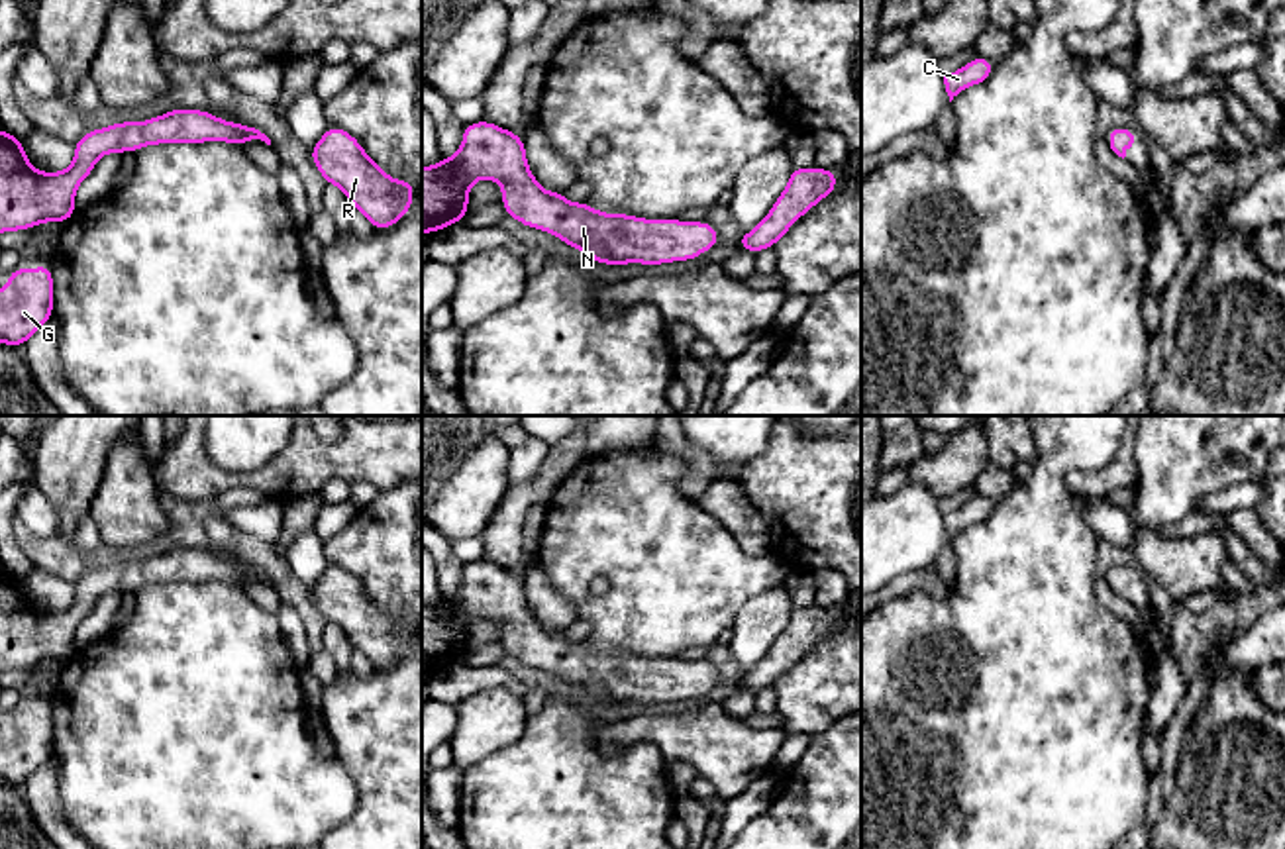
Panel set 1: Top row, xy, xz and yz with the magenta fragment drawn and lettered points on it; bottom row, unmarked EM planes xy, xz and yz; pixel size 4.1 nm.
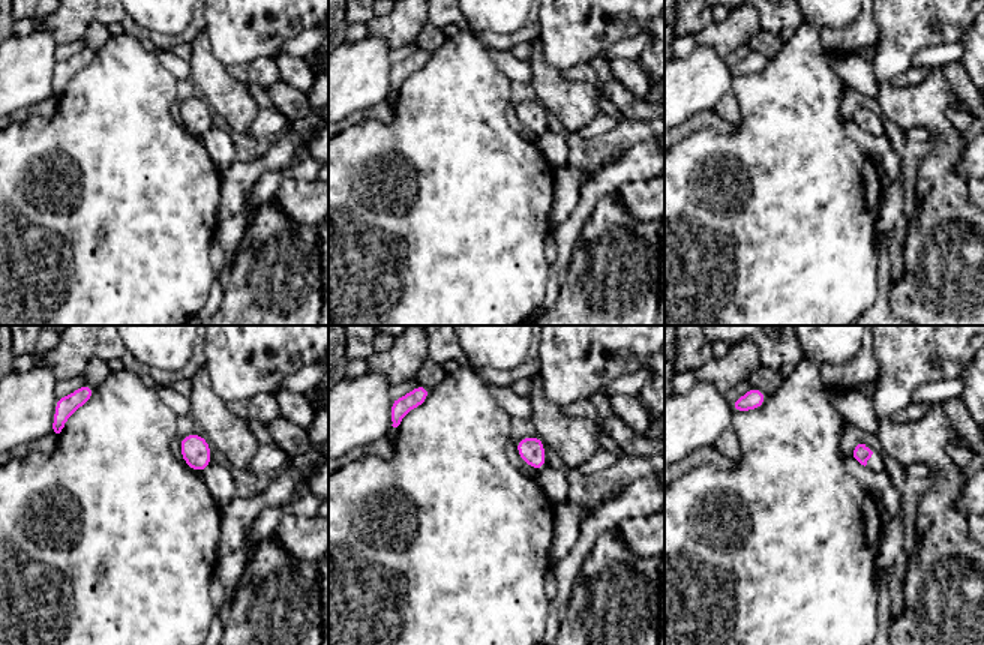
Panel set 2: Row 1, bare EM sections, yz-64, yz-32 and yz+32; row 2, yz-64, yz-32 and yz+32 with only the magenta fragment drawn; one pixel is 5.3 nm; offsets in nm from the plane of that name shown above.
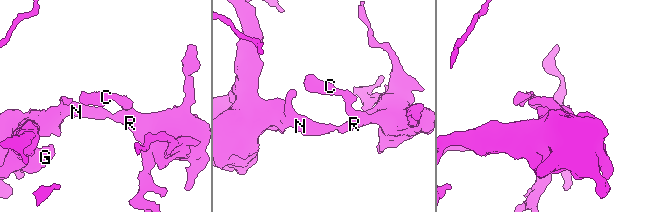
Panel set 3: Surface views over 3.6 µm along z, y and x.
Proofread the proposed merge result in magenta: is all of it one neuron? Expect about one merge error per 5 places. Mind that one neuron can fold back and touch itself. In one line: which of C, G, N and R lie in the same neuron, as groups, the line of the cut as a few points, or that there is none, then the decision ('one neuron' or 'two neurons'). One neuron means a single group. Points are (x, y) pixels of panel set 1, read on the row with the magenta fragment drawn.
C G N R | no cut | one neuron

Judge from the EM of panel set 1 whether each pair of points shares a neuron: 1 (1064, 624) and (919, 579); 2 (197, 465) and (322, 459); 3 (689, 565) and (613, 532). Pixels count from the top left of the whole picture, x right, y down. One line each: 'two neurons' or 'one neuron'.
1: two neurons
2: one neuron
3: one neuron

